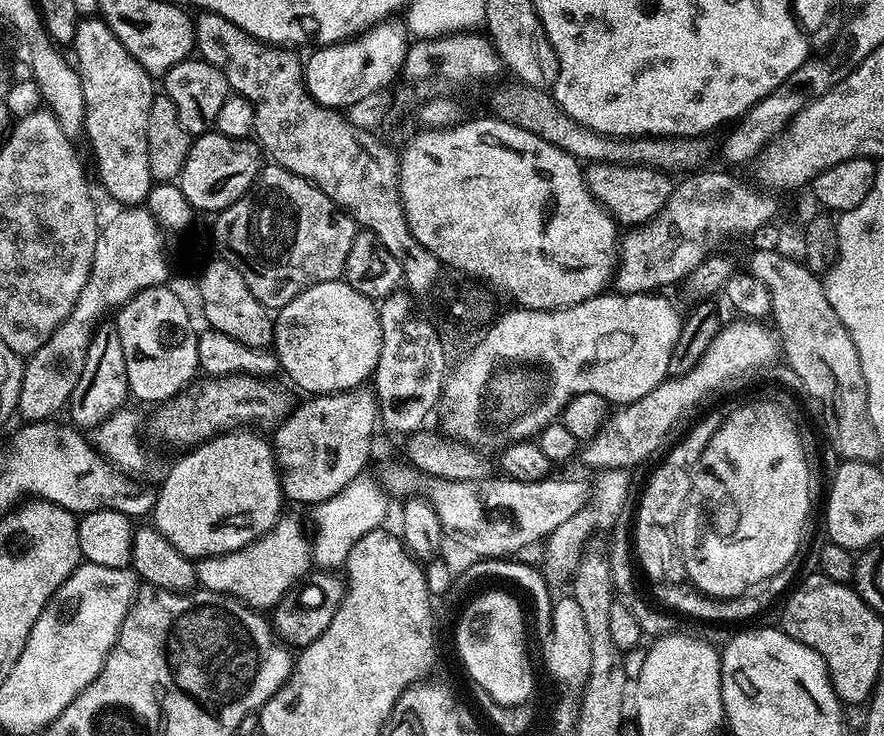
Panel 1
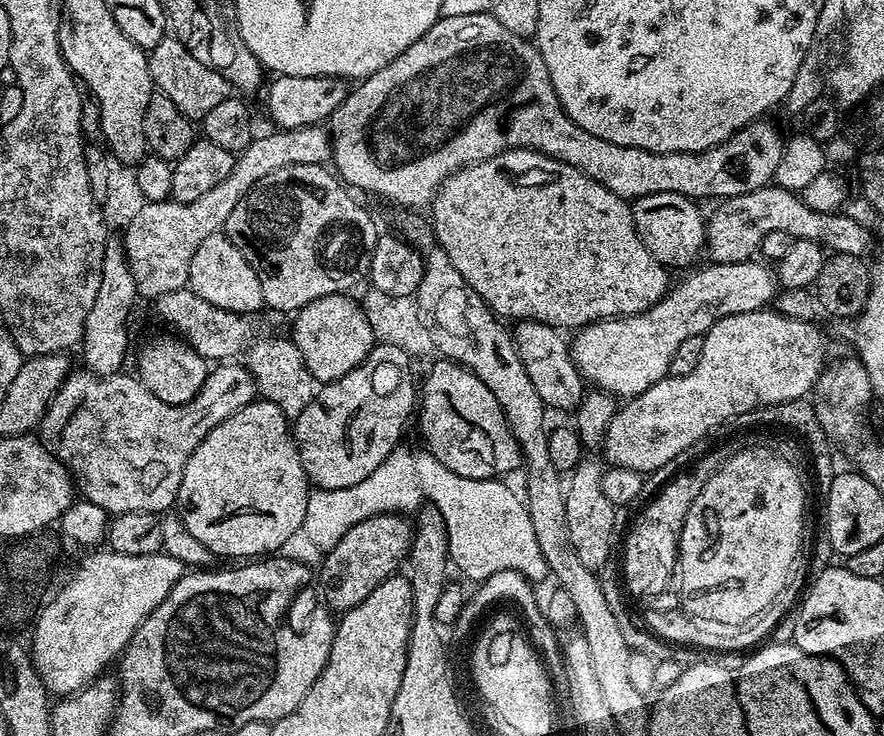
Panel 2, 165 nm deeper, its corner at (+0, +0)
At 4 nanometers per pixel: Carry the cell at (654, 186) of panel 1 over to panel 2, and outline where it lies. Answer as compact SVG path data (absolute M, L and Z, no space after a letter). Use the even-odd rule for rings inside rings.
M659 192L642 196L631 205L632 221L636 223L636 232L640 235L640 240L650 250L650 254L661 264L669 269L684 268L687 264L697 263L696 255L701 255L706 244L706 216L696 209L697 201L682 194L673 192Z

